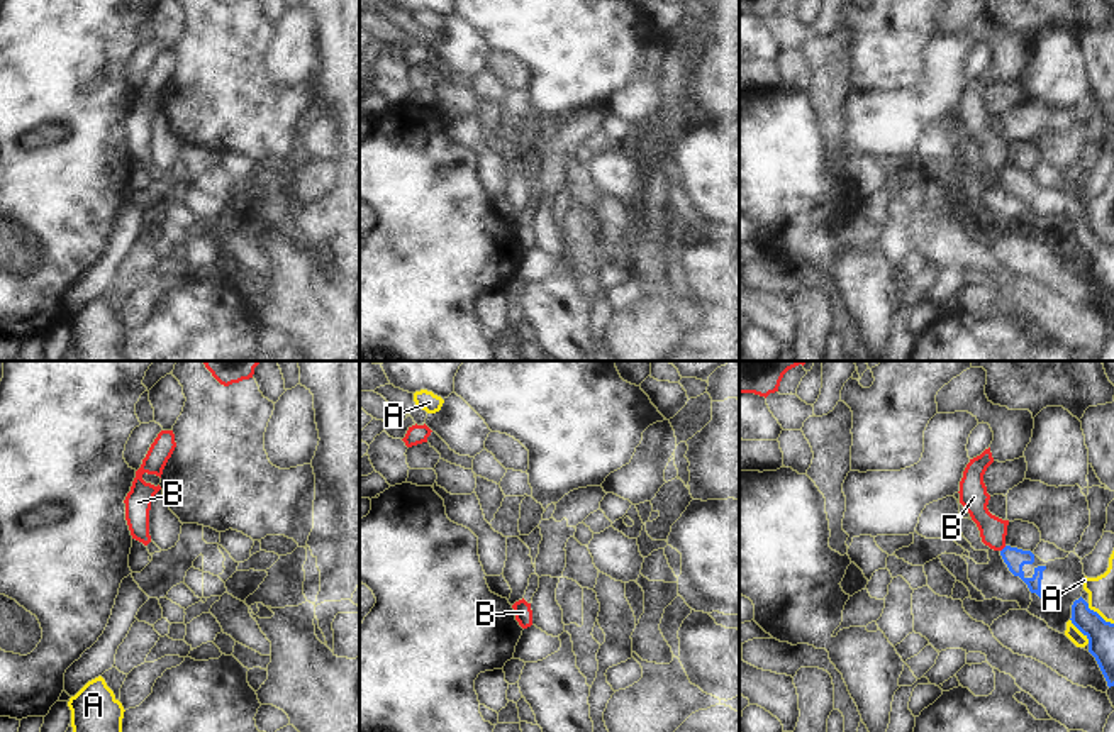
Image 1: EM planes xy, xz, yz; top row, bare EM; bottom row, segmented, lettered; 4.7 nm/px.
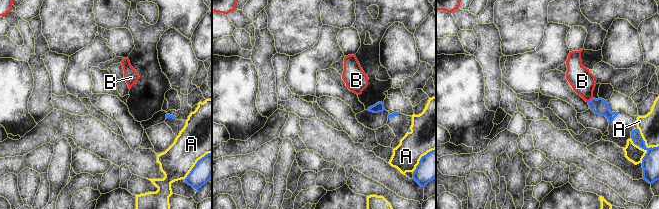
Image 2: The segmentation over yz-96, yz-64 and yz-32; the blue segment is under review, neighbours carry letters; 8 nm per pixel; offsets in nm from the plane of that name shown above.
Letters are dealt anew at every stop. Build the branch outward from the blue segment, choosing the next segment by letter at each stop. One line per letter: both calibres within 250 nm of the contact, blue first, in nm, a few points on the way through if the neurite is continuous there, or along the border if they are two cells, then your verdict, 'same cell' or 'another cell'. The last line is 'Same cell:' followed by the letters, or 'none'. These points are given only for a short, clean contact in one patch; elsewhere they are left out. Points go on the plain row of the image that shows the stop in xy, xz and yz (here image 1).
A: 130 nm thick on the blue side, 70 nm on the other; another cell
B: 100 nm thick on the blue side, 130 nm on the other; border along yz (1006, 166), (1001, 171); another cell
Same cell: none

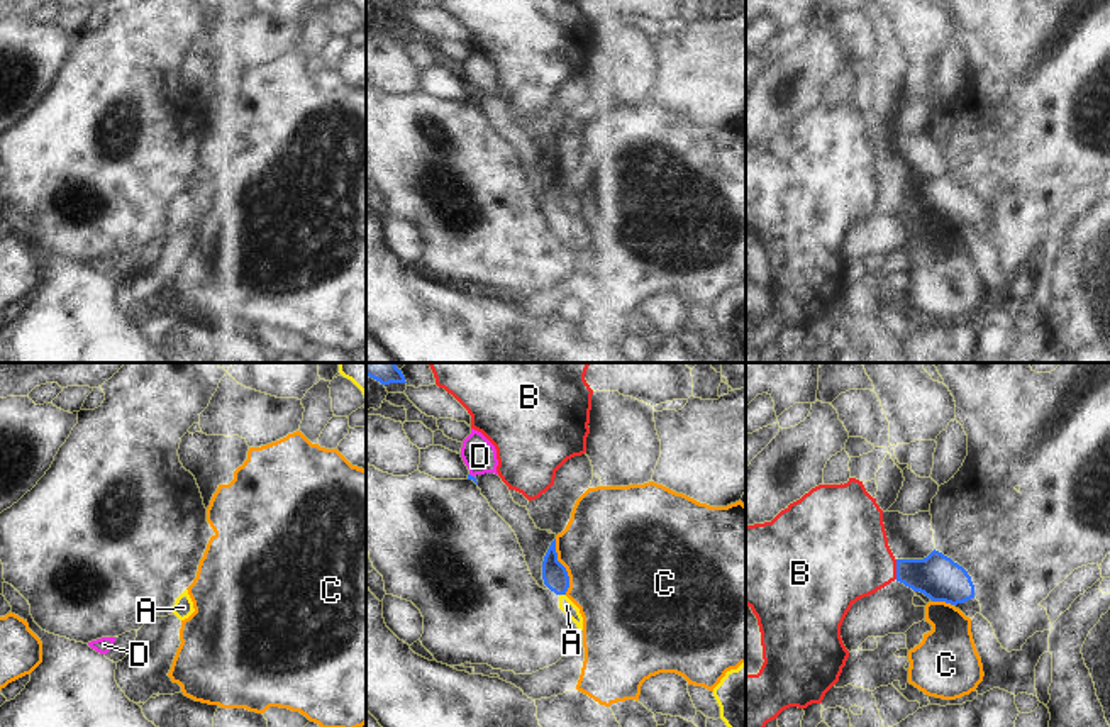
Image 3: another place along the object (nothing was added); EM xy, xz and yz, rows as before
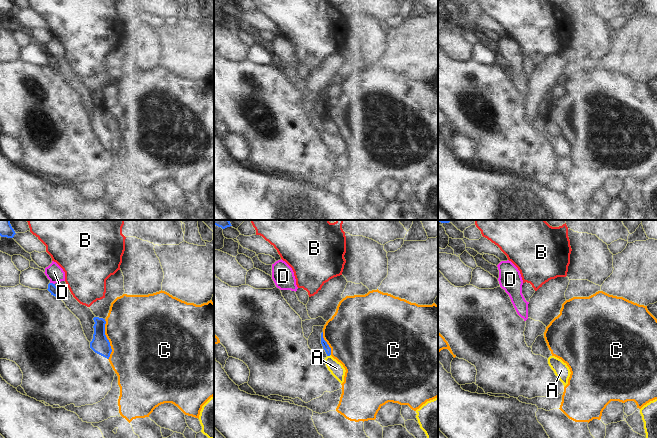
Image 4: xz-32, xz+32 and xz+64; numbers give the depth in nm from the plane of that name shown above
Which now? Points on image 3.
A: 120 nm thick on the blue side, 70 nm on the other; runs through xz (554, 195), (563, 214), (566, 226); same cell
B: 220 nm thick on the blue side, 420 nm on the other; another cell
C: 120 nm thick on the blue side, 480 nm on the other; border along xz (554, 160), (558, 182), (568, 197), (566, 214); another cell
D: 20 nm thick on the blue side, 160 nm on the other; another cell
Same cell: A

